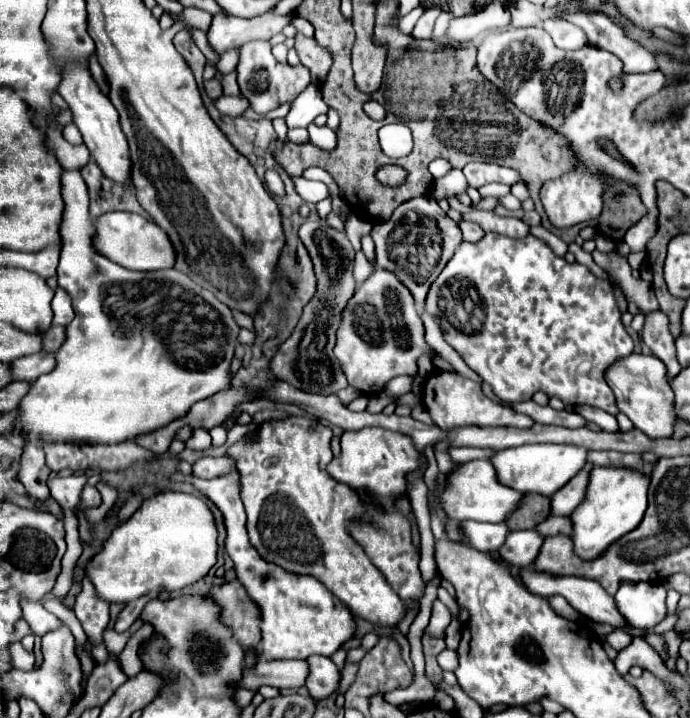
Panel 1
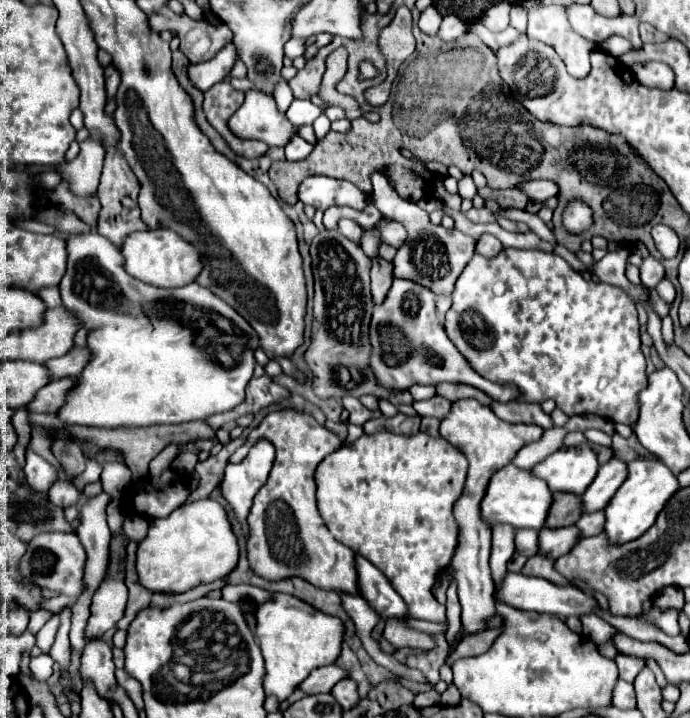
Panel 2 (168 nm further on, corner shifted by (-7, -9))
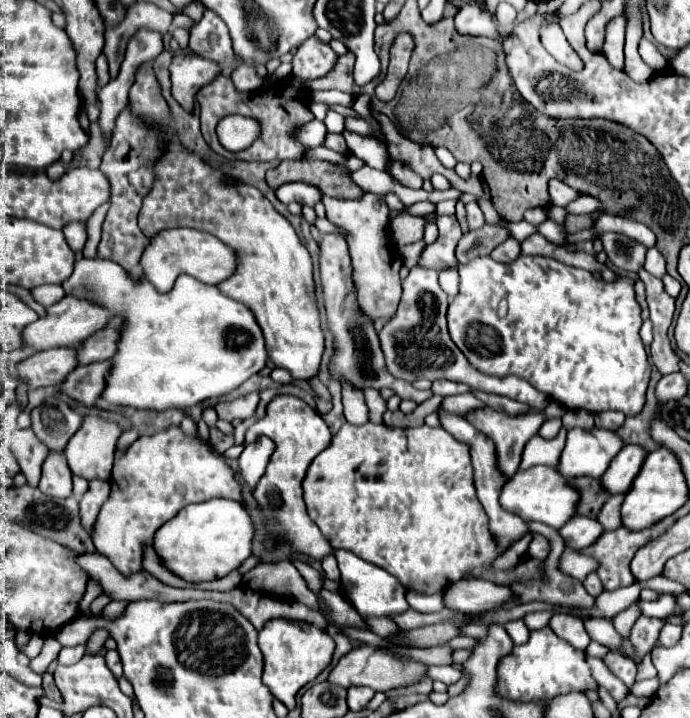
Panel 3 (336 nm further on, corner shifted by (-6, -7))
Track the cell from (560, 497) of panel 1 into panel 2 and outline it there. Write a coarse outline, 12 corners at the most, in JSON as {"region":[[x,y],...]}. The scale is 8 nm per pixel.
{"region":[[612,458],[582,496],[584,512],[606,508],[626,480],[626,462]]}

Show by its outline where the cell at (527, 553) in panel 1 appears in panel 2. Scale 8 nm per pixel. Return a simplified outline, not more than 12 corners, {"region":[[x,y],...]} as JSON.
{"region":[[542,528],[540,554],[558,558],[580,540],[578,528]]}

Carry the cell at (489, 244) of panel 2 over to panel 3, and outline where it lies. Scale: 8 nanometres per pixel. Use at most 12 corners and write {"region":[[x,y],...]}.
{"region":[[507,238],[491,252],[497,262],[513,262],[521,254],[519,242]]}

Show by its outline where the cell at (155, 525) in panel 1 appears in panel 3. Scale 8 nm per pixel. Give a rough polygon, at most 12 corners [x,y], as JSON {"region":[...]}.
{"region":[[227,498],[189,504],[153,536],[161,564],[199,584],[251,556]]}

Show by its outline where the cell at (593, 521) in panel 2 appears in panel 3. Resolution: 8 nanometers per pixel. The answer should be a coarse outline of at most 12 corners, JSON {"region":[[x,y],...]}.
{"region":[[611,496],[597,520],[603,530],[621,526],[621,496]]}

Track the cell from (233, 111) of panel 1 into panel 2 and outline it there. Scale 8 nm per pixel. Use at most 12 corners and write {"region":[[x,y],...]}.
{"region":[[246,92],[228,128],[242,140],[282,148],[298,126],[274,96]]}

